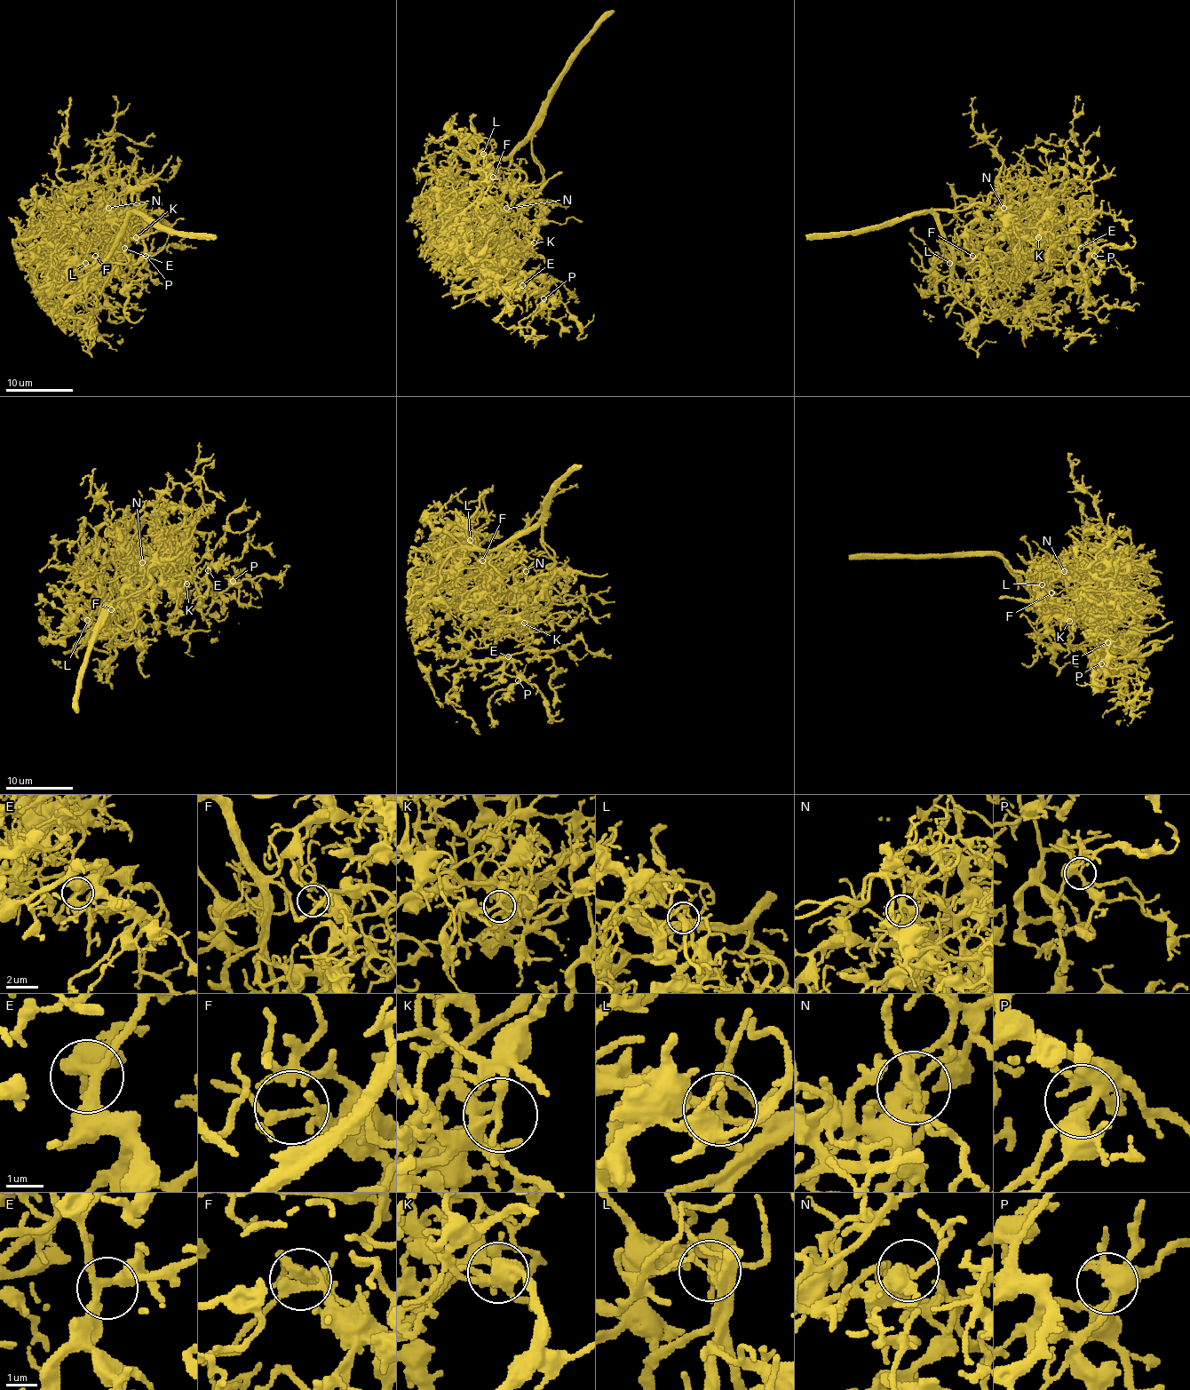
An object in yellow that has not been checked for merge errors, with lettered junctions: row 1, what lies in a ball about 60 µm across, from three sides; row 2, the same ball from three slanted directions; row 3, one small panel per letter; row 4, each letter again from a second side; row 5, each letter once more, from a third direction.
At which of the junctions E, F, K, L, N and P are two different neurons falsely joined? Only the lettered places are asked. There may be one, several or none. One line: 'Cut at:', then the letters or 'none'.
Cut at: N

